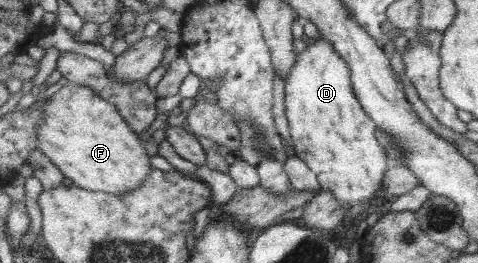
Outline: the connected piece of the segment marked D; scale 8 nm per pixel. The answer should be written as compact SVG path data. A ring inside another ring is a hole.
M316 37L314 43L307 45L306 49L298 54L294 67L288 70L287 75L286 85L284 85L284 92L286 92L284 103L295 157L302 159L317 175L321 190L329 191L338 201L349 207L344 220L348 223L354 221L355 224L350 226L352 228L356 225L358 215L378 202L377 191L381 188L384 172L391 166L384 147L376 139L375 132L378 127L358 102L346 63L340 59L340 55L332 49L332 45L326 39Z

